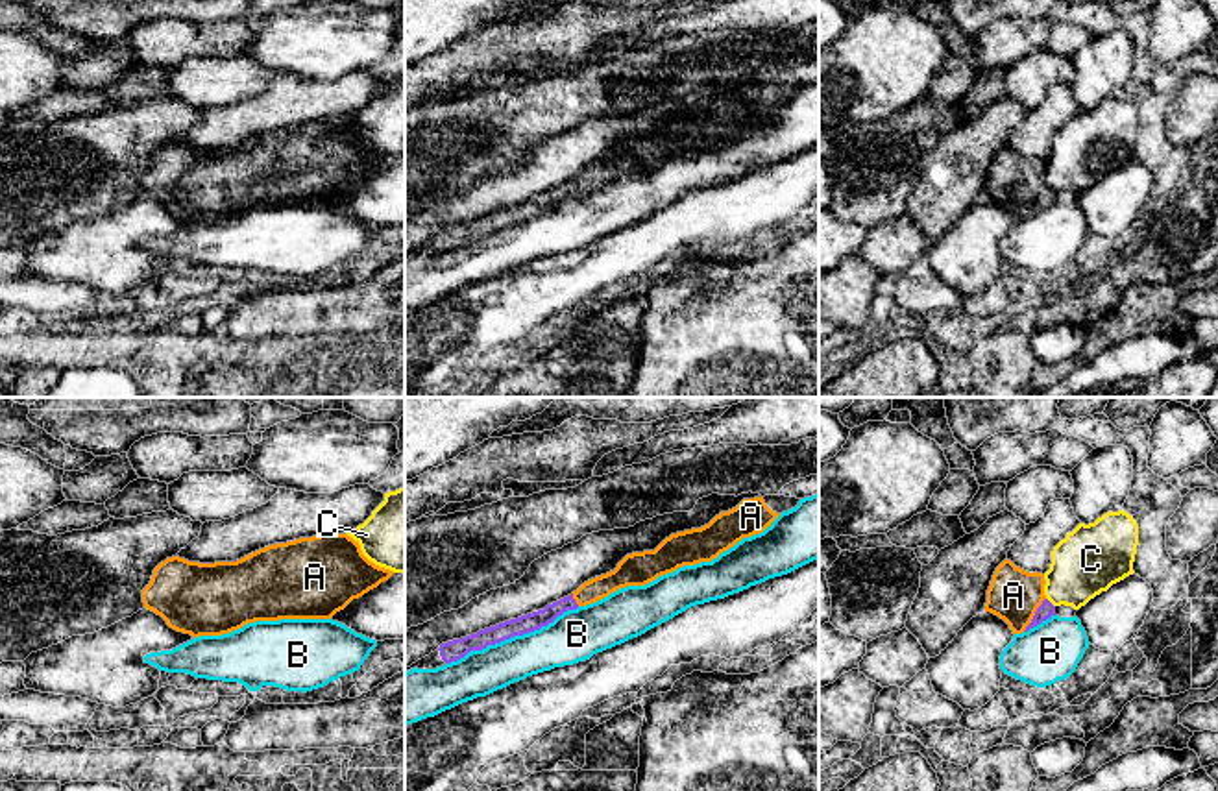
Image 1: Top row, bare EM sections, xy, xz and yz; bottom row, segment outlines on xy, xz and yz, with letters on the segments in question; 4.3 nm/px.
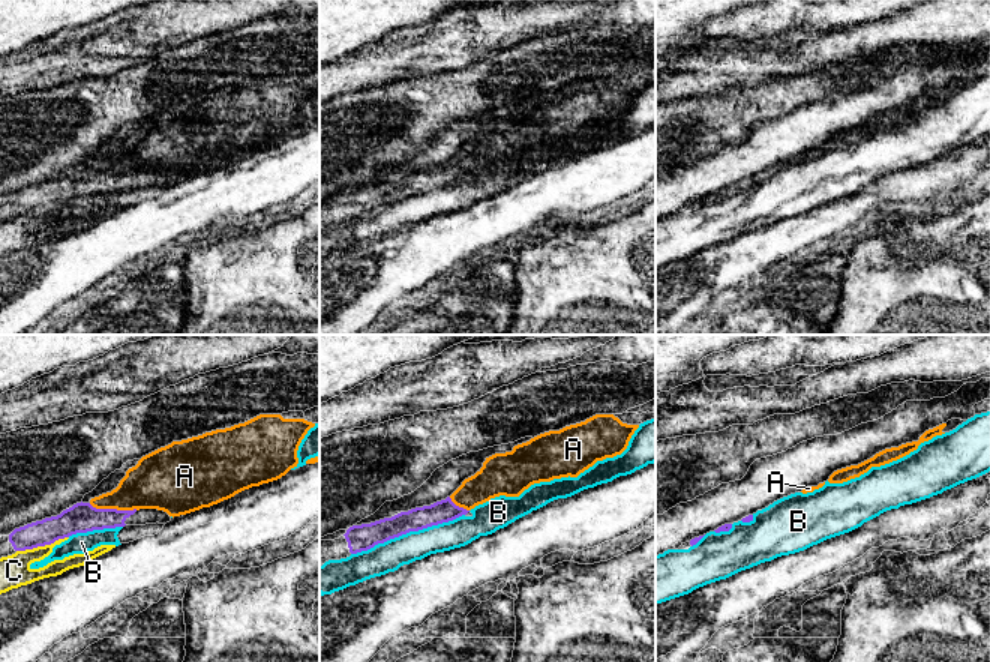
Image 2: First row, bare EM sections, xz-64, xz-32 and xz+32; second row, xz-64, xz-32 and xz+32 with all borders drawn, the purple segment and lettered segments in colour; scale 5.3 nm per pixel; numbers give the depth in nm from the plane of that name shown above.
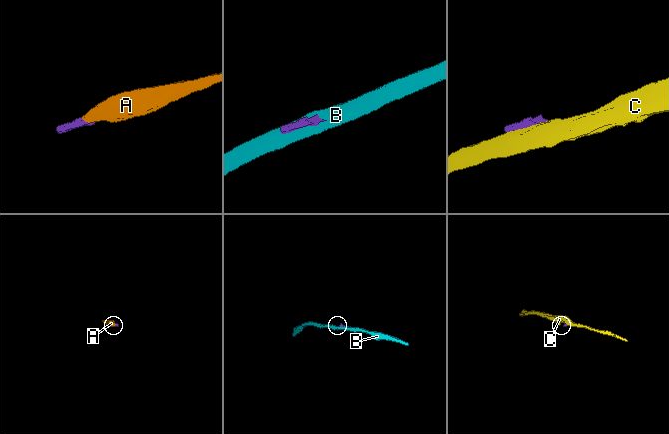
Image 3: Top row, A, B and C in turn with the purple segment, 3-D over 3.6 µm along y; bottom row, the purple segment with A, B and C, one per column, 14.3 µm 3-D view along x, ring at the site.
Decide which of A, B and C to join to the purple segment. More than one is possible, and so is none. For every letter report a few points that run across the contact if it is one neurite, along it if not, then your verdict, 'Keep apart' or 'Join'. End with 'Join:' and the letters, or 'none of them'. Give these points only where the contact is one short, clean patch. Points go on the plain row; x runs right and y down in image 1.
A: Line: yz (1047, 194), (1035, 200), (1013, 182). Join
B: Keep apart
C: Keep apart
Join: A

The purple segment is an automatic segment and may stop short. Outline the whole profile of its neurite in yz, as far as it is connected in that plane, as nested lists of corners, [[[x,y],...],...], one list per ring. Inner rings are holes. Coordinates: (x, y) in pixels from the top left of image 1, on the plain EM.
[[[1004,146],[987,176],[985,198],[1004,205],[1013,220],[1028,218],[1055,201],[1055,192],[1044,181],[1044,161],[1028,159]]]

